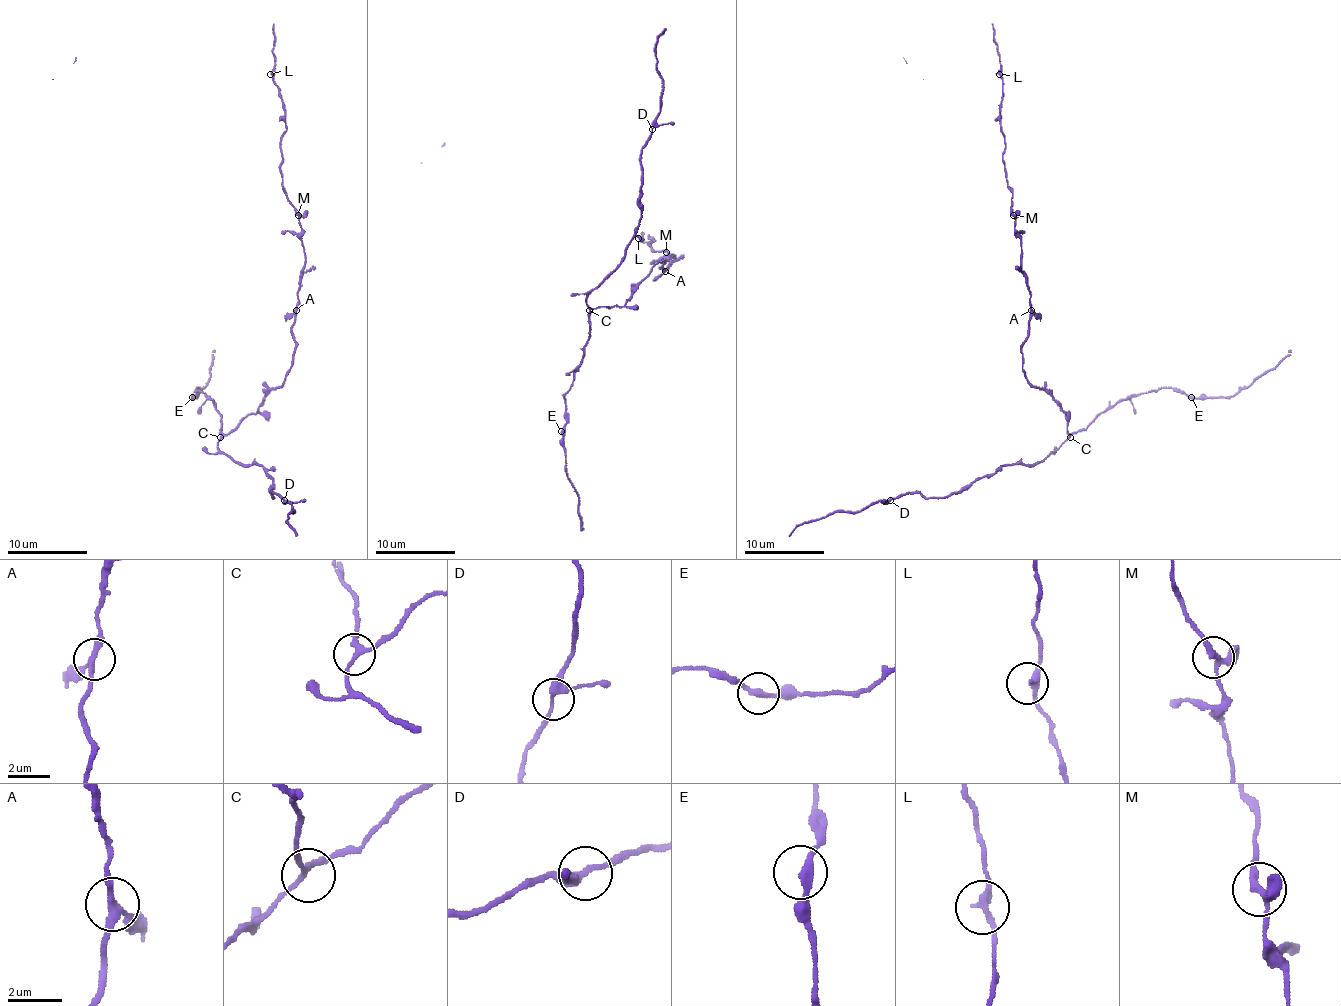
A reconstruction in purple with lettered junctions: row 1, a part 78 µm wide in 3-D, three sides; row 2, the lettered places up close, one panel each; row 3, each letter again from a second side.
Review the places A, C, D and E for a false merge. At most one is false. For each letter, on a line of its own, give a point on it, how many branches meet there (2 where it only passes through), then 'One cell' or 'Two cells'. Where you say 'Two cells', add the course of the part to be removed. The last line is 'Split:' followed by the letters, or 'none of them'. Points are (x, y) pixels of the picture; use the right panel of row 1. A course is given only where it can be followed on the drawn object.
A: Place: (1031, 310). Branches: 3. One cell
C: Place: (1070, 437). Branches: 3. One cell
D: Place: (890, 500). Branches: 3. One cell
E: Place: (1191, 397). Branches: 2. One cell
Split: none of them

